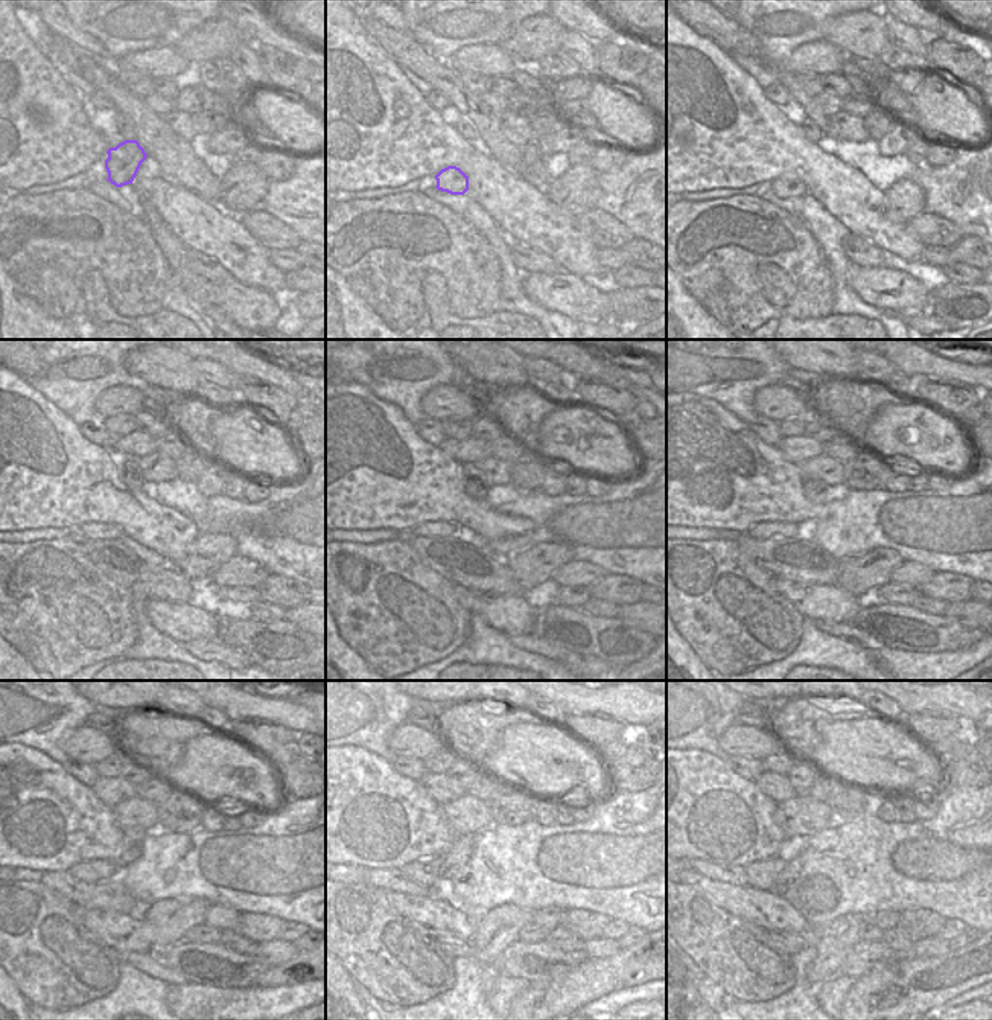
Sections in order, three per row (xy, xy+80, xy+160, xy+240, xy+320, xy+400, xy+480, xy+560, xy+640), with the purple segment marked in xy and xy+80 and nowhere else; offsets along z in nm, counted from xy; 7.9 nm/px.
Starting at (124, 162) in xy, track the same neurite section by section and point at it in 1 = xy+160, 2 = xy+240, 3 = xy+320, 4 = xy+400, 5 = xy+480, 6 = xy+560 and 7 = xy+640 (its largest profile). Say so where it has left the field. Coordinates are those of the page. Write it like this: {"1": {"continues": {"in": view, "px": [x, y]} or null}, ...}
{"1": {"continues": {"in": "xy+160", "px": [784, 186]}}, "2": {"continues": {"in": "xy+240", "px": [90, 530]}}, "3": {"continues": {"in": "xy+320", "px": [438, 529]}}, "4": {"continues": {"in": "xy+400", "px": [772, 529]}}, "5": {"continues": {"in": "xy+480", "px": [93, 871]}}, "6": {"continues": {"in": "xy+560", "px": [425, 871]}}, "7": {"continues": {"in": "xy+640", "px": [761, 874]}}}

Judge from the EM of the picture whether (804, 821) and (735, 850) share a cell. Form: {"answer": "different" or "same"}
{"answer": "different"}

